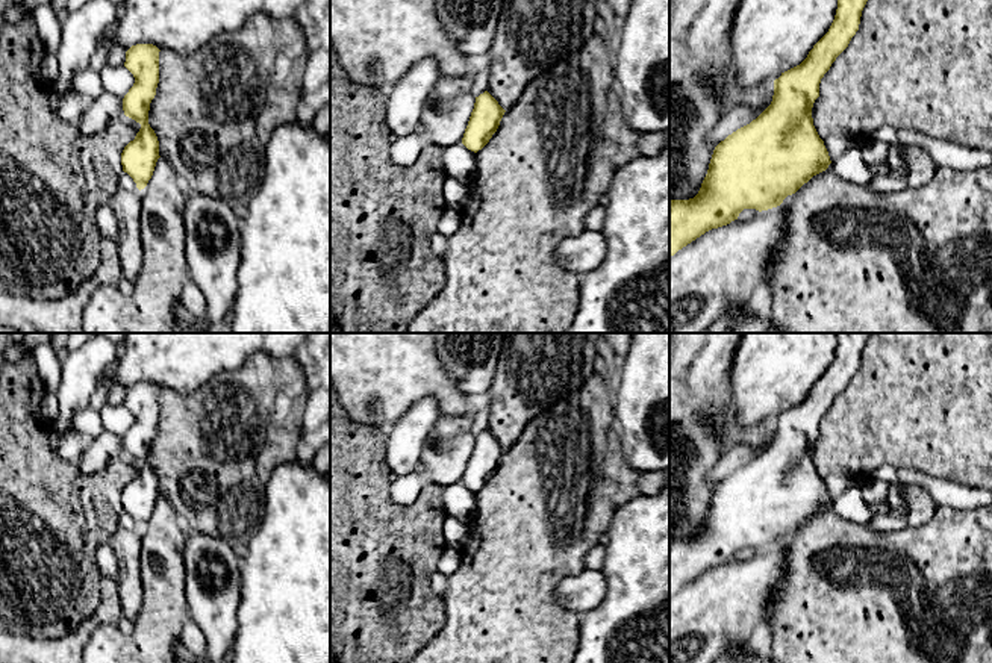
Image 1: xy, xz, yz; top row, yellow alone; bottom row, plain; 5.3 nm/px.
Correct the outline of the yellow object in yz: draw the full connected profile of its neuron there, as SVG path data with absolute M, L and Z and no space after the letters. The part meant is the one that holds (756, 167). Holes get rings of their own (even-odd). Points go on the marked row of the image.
M838 0L828 32L800 65L774 80L771 104L715 147L698 194L689 200L669 200L669 257L706 232L738 219L744 209L762 212L780 206L788 195L828 168L831 160L813 126L812 107L819 97L821 79L859 30L866 2Z

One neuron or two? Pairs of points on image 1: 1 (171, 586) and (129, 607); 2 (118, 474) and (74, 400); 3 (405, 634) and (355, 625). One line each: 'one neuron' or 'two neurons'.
1: two neurons
2: two neurons
3: one neuron

